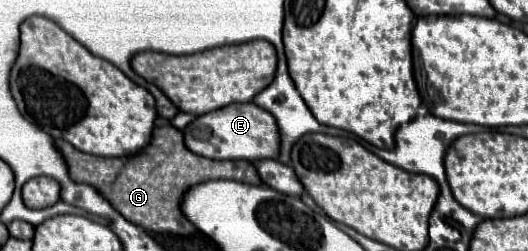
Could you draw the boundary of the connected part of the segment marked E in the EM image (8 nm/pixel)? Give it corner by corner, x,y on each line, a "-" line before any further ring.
231,103
217,111
205,113
185,127
185,145
203,157
209,159
279,159
281,153
281,133
275,117
257,107
255,103

